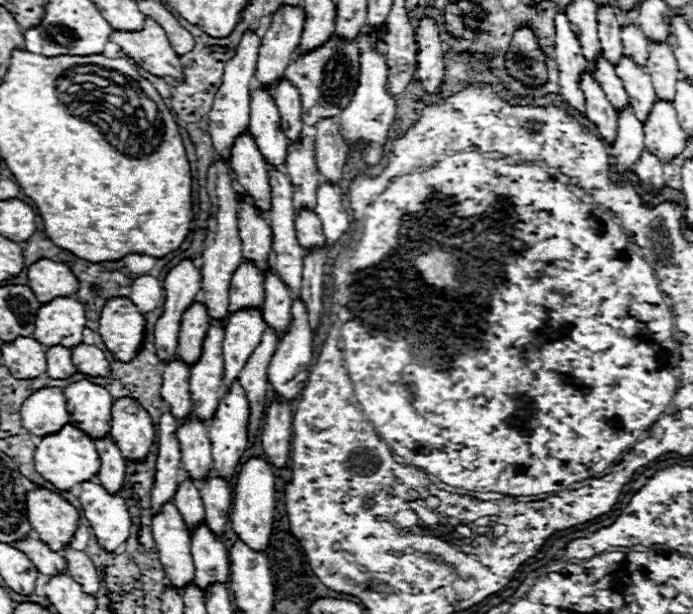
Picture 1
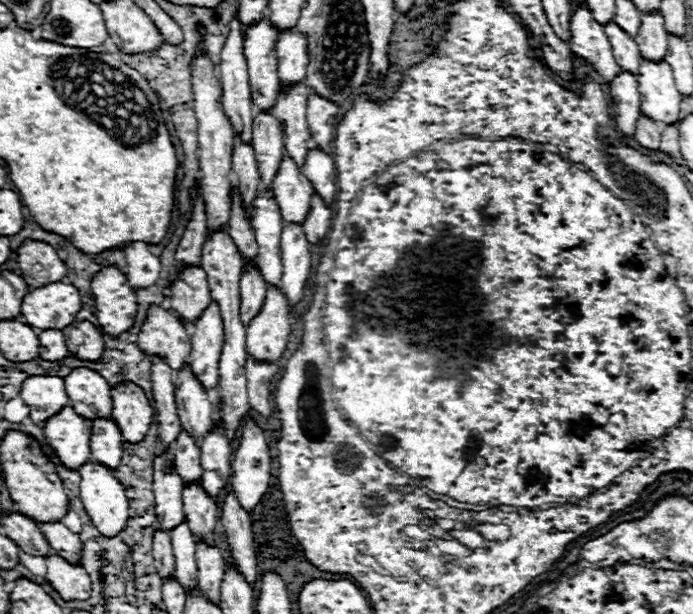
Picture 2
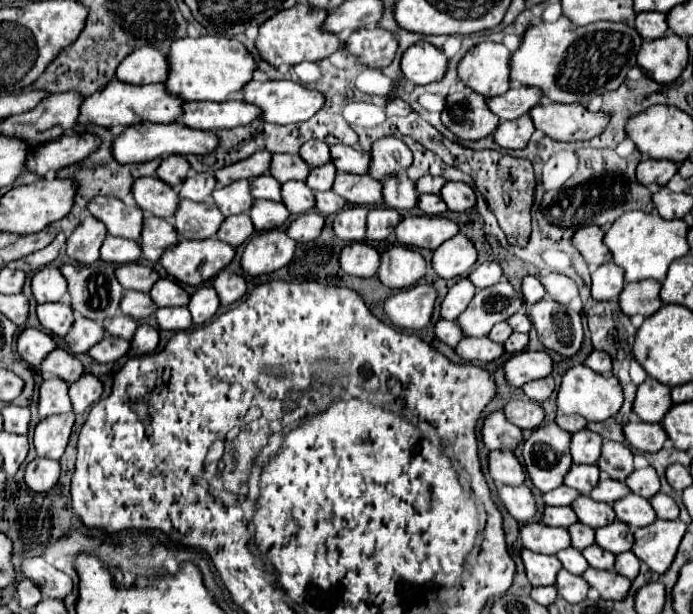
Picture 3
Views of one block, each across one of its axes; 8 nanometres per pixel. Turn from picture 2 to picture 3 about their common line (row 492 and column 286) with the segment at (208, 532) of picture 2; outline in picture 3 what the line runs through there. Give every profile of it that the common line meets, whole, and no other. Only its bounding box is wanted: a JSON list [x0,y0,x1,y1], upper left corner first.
[282,182,314,216]

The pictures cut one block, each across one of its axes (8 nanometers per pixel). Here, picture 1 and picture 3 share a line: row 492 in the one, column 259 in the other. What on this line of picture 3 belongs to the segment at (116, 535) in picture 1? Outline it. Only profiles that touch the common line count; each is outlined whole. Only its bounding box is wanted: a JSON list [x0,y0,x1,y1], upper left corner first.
[242,80,324,126]

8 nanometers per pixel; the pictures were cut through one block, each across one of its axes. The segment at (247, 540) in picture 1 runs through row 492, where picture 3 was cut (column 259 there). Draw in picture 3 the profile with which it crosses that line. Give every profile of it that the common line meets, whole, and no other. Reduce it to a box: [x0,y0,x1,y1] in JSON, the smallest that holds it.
[240,230,296,276]

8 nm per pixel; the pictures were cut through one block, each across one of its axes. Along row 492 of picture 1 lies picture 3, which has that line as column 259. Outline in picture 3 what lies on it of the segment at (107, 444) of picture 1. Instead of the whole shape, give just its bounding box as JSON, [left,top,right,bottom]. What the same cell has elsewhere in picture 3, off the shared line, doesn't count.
[180,100,258,130]

